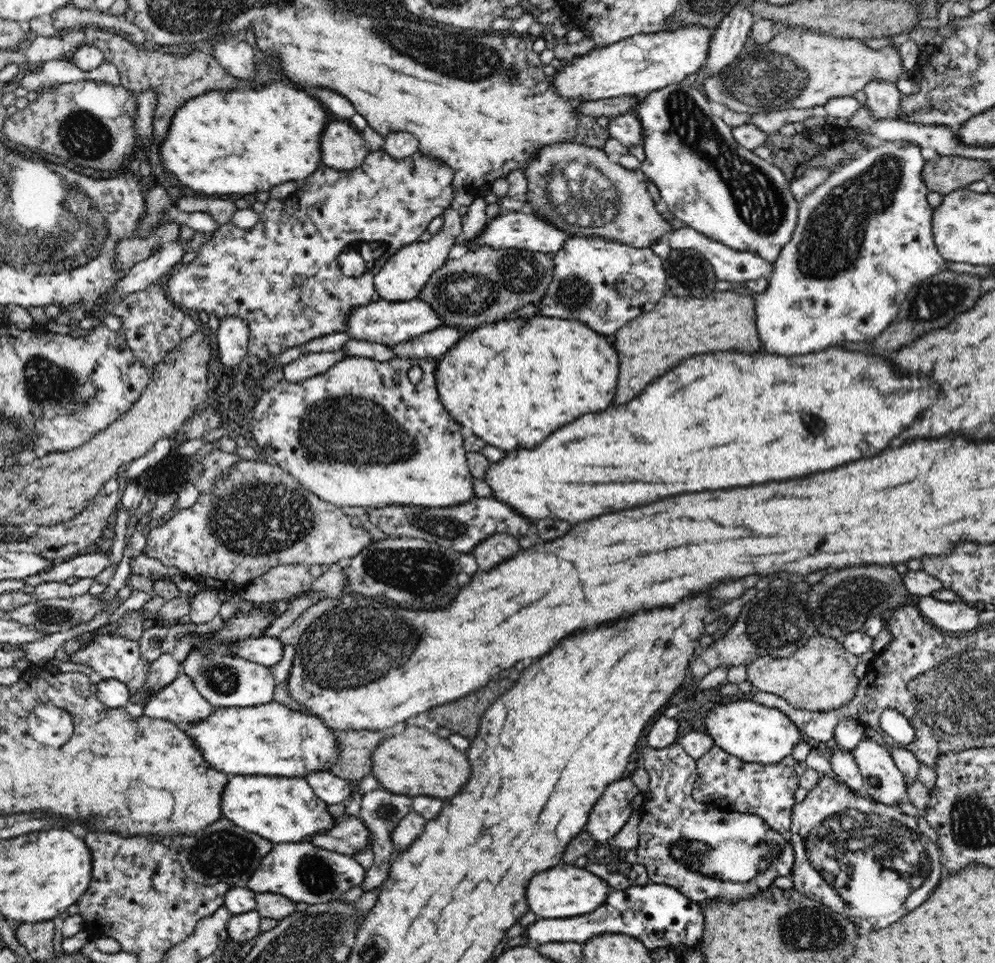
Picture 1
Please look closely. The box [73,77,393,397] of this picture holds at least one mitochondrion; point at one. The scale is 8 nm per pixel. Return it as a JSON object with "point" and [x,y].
{"point":[360,257]}

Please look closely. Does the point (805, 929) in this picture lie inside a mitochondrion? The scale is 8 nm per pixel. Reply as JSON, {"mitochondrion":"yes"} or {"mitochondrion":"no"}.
{"mitochondrion":"yes"}

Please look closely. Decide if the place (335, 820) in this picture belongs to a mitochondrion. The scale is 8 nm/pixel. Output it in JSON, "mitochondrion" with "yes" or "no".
{"mitochondrion":"no"}

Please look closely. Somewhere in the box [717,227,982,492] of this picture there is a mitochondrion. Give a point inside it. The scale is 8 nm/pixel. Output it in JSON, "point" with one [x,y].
{"point":[932,303]}

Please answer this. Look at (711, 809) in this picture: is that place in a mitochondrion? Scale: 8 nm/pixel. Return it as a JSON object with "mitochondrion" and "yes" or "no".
{"mitochondrion":"no"}

